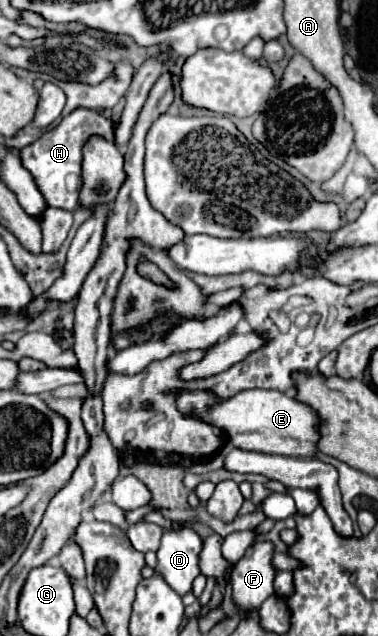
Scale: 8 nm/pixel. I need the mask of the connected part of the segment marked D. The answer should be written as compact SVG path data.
M190 527L166 531L158 549L158 573L180 595L192 591L194 579L200 575L202 539Z

